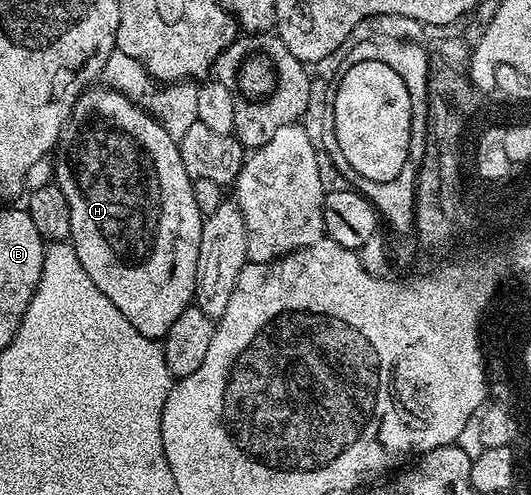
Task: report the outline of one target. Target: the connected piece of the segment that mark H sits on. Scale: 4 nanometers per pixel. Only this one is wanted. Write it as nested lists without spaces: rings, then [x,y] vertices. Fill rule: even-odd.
[[[108,86],[90,87],[82,92],[77,105],[73,108],[71,117],[71,131],[68,133],[67,139],[64,141],[63,147],[60,149],[61,157],[55,160],[55,182],[63,190],[63,194],[67,198],[67,206],[71,206],[71,234],[69,240],[72,243],[75,254],[79,254],[79,262],[83,262],[83,270],[87,270],[91,282],[95,282],[95,286],[99,286],[99,290],[103,290],[103,294],[107,294],[107,298],[111,298],[111,302],[115,302],[115,310],[119,310],[119,314],[123,314],[123,318],[127,318],[127,322],[131,322],[131,326],[135,326],[135,330],[139,330],[139,334],[143,334],[147,338],[160,341],[171,330],[171,326],[175,326],[175,318],[179,318],[179,314],[183,314],[183,310],[190,307],[194,303],[193,295],[195,294],[195,282],[197,281],[197,263],[199,262],[199,238],[201,237],[201,226],[203,223],[203,211],[197,205],[197,196],[193,193],[195,188],[194,181],[190,180],[187,170],[183,170],[183,158],[179,158],[179,150],[177,149],[177,141],[171,138],[171,134],[167,134],[167,130],[163,130],[163,126],[159,126],[157,120],[153,120],[146,112],[141,109],[140,104],[135,104],[128,100],[123,93],[115,91]]]

